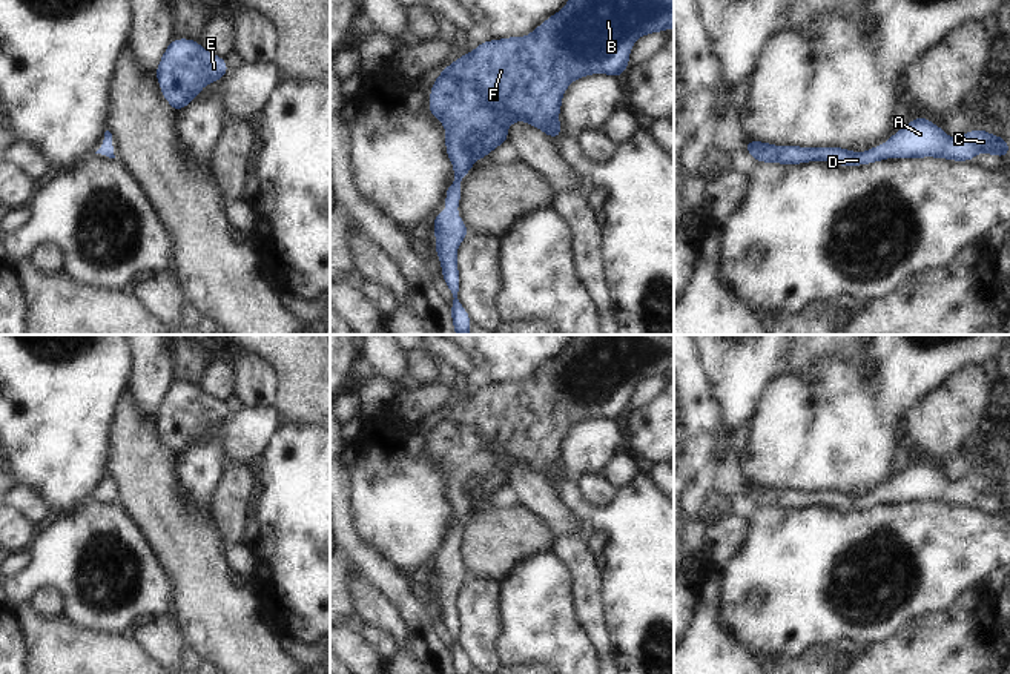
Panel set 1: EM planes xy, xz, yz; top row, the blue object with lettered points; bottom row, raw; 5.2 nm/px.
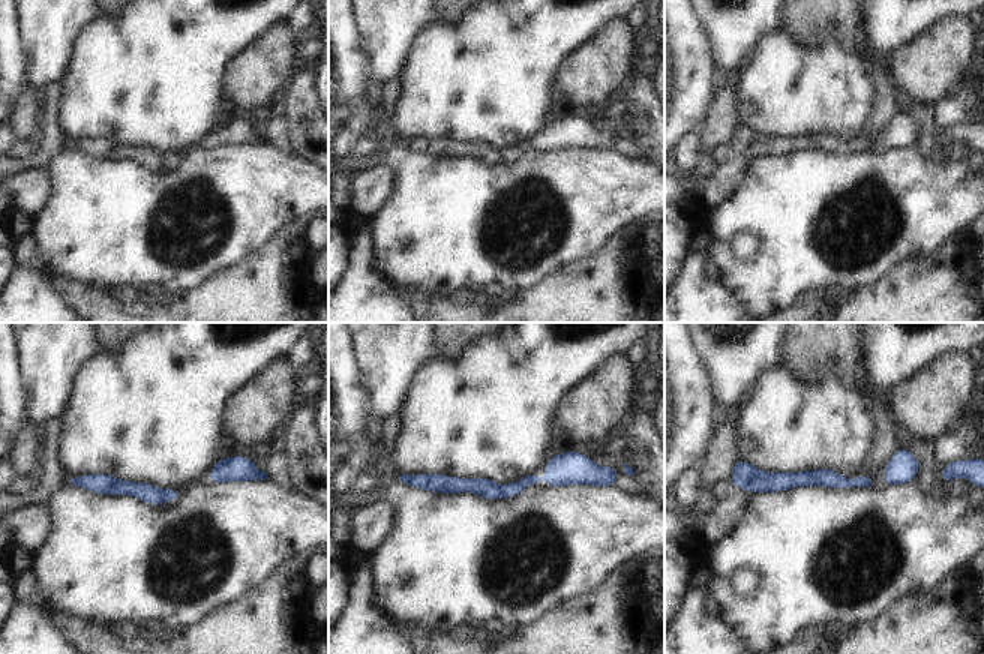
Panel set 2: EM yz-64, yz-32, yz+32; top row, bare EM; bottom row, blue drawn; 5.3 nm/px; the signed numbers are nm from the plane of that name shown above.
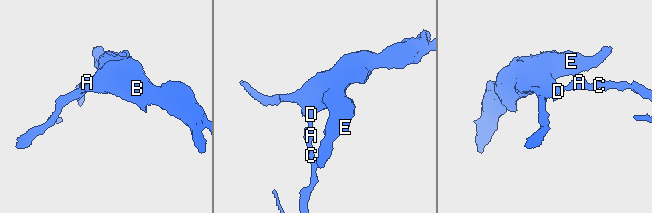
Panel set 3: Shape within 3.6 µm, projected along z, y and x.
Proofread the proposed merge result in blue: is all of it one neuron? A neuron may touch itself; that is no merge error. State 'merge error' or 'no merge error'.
no merge error

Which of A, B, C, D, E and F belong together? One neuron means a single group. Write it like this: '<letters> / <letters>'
A B C D E F

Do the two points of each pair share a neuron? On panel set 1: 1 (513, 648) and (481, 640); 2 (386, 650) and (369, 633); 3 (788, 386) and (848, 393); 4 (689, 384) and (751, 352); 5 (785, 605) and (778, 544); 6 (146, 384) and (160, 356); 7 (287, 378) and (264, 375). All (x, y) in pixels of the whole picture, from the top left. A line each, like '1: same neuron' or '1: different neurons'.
1: different neurons
2: same neuron
3: same neuron
4: different neurons
5: same neuron
6: same neuron
7: different neurons

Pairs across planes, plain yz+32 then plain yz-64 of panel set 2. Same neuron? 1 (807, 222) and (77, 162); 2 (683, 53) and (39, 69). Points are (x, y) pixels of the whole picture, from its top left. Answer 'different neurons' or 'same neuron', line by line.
1: same neuron
2: different neurons

